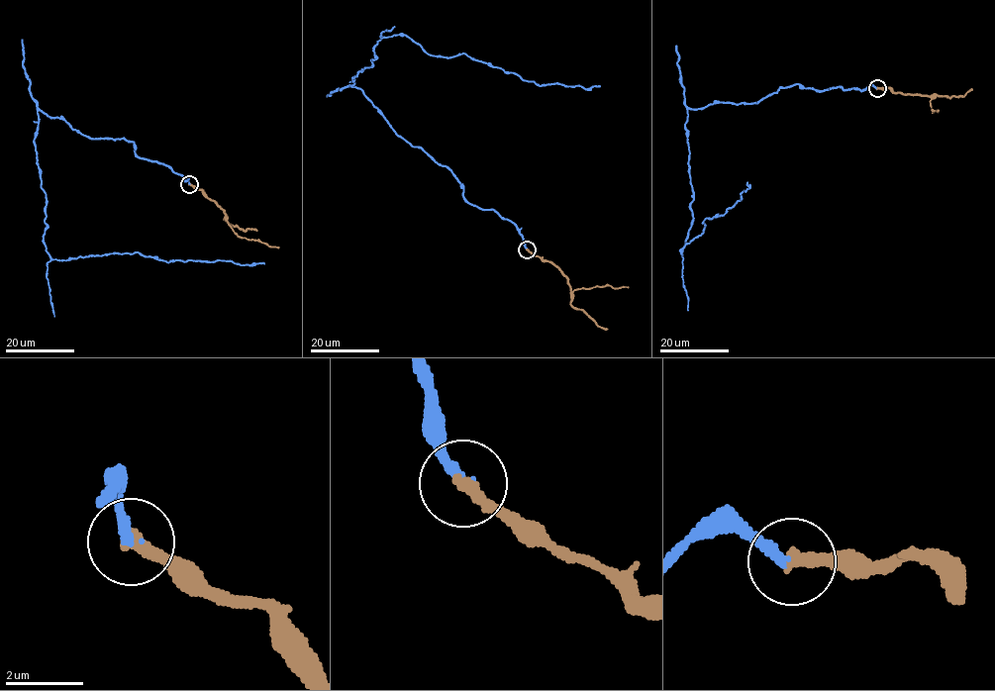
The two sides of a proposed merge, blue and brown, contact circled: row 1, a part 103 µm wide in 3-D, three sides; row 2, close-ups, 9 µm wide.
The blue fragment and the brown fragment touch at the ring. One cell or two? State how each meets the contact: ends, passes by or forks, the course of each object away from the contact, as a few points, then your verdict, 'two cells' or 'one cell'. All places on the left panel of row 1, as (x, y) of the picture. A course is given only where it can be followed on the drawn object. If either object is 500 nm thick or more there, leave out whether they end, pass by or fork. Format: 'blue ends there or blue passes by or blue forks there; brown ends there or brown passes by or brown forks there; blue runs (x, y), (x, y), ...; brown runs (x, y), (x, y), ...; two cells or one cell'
blue ends there; brown ends there; blue runs (189, 184), (139, 157), (134, 142), (89, 139), (37, 112), (52, 259), (264, 263); brown runs (189, 184), (201, 189), (224, 211), (230, 226), (239, 236), (278, 246); one cell

